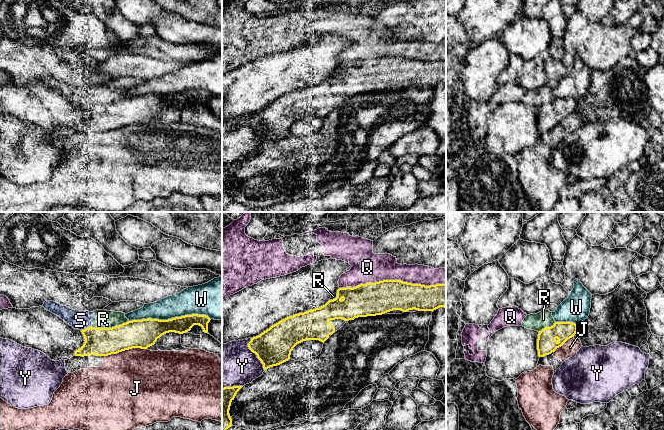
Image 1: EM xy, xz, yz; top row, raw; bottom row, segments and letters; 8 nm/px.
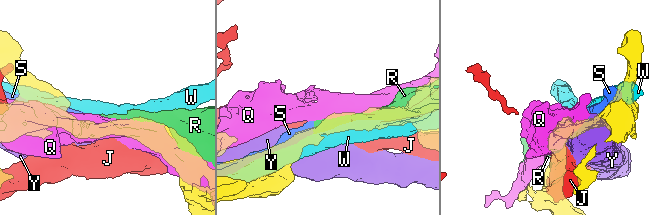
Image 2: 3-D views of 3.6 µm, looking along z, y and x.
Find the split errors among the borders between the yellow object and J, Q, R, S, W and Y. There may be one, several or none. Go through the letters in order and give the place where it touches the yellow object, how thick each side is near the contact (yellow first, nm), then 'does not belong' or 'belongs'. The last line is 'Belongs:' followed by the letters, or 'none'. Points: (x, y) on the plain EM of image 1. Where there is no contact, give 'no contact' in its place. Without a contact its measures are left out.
J: contact xy (125, 125); calibres 220 and 480 nm; does not belong
Q: contact xz (392, 56); calibres 260 and 260 nm; does not belong
R: contact xy (109, 104); calibres 220 and 140 nm; does not belong
S: contact xy (86, 104); calibres 220 and 150 nm; does not belong
W: contact xy (169, 95); calibres 220 and 220 nm; does not belong
Y: contact xz (255, 129); calibres 300 and 360 nm; does not belong
Belongs: none

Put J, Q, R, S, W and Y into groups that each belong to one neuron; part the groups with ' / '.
J / Q / R S / W / Y

